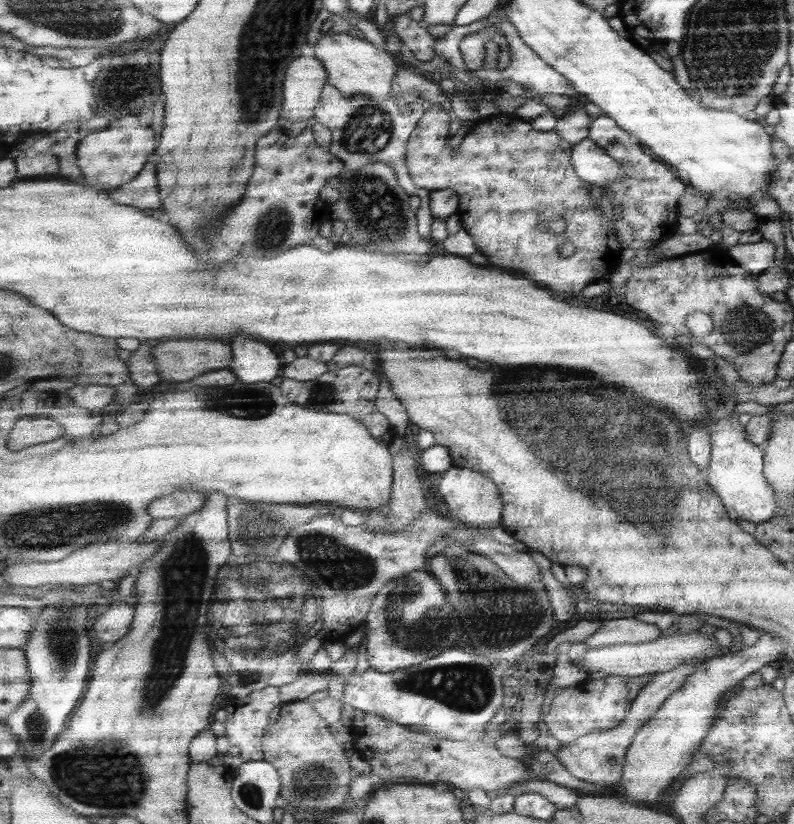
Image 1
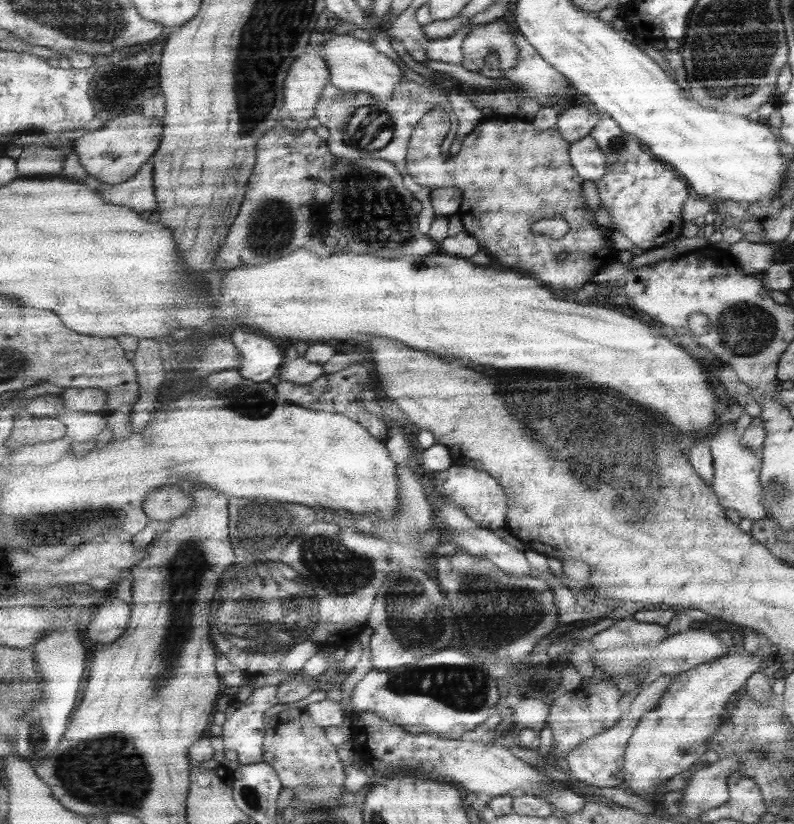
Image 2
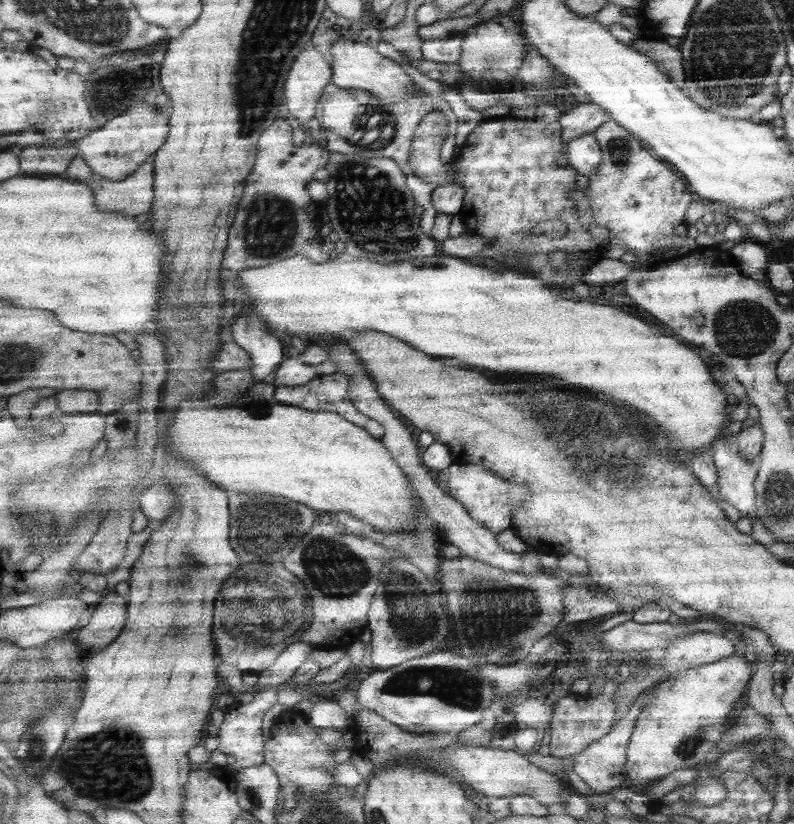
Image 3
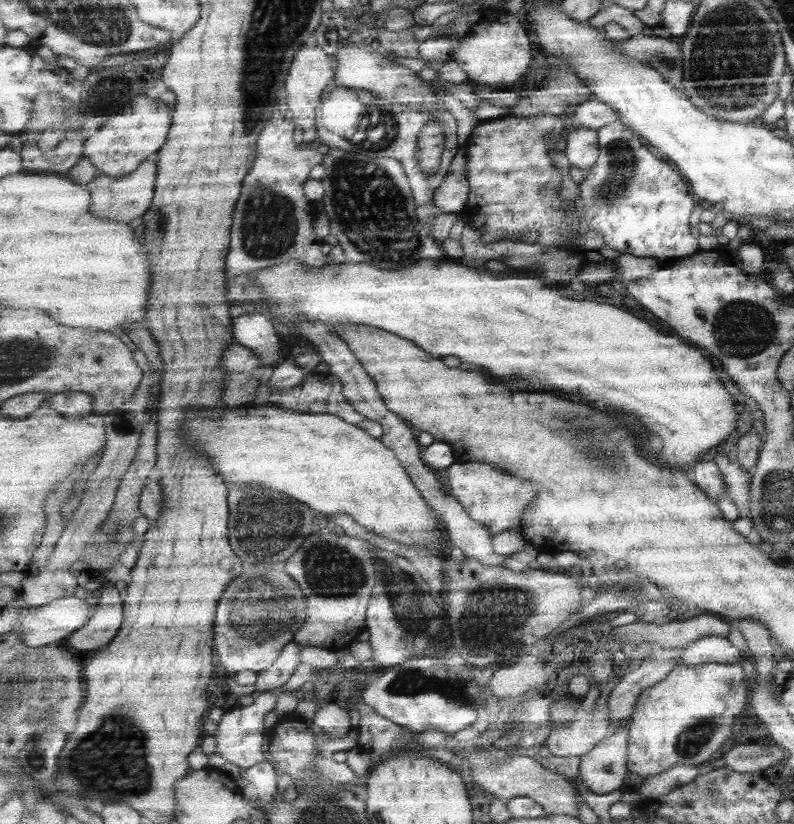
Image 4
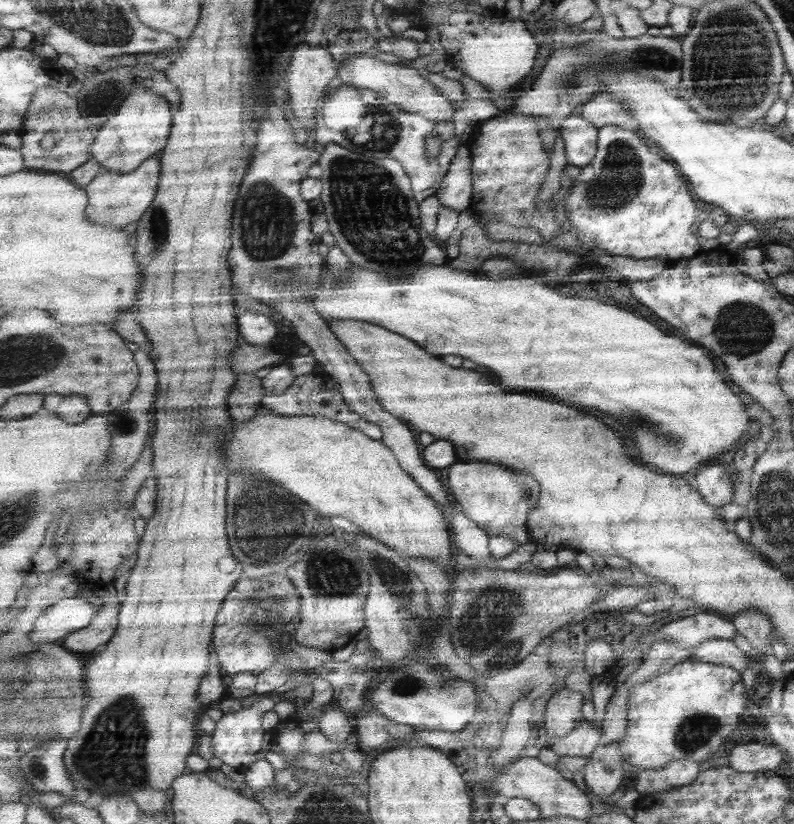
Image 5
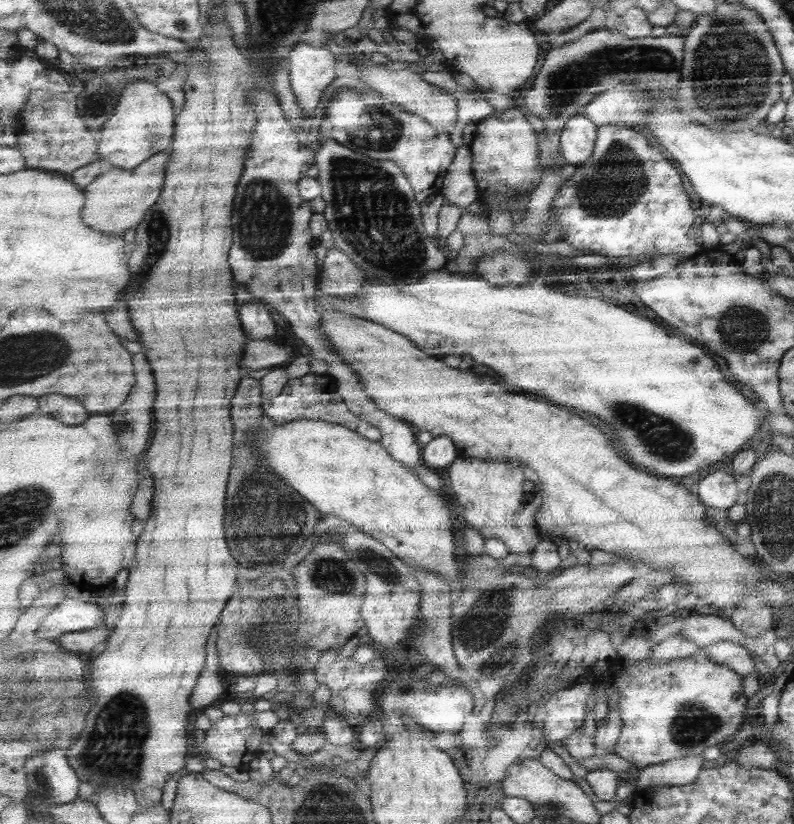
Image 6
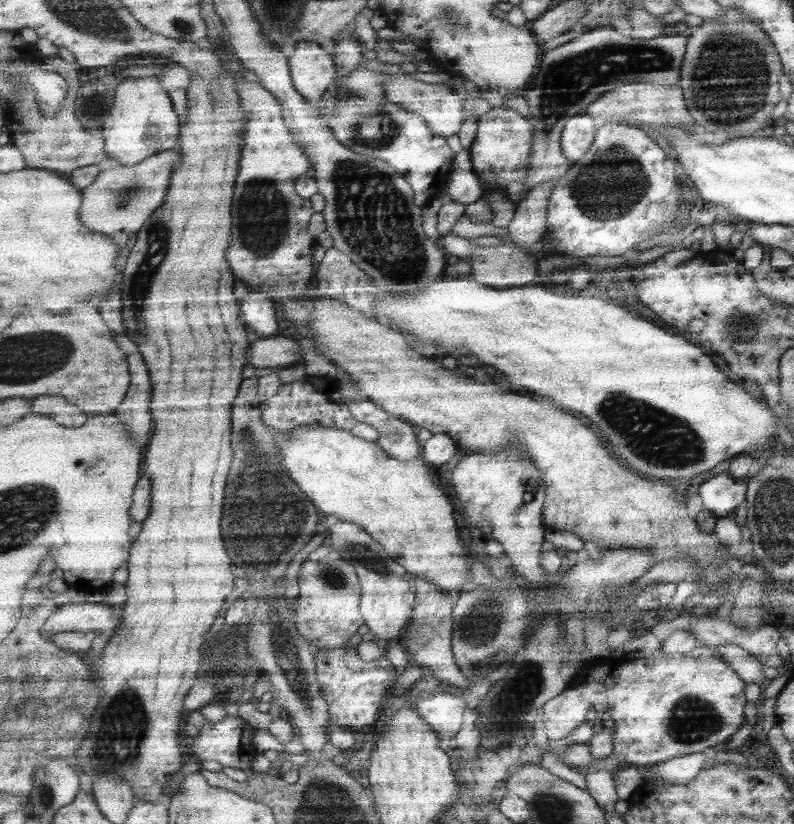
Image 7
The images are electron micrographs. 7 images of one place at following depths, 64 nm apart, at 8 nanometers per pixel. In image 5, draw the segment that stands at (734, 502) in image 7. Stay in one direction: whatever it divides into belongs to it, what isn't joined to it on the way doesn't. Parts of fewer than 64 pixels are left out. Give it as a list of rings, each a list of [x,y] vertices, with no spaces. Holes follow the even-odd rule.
[[[705,464],[701,470],[697,470],[695,480],[697,480],[697,490],[703,494],[703,498],[707,498],[709,504],[719,508],[727,502],[733,502],[733,492],[737,490],[725,466]]]

